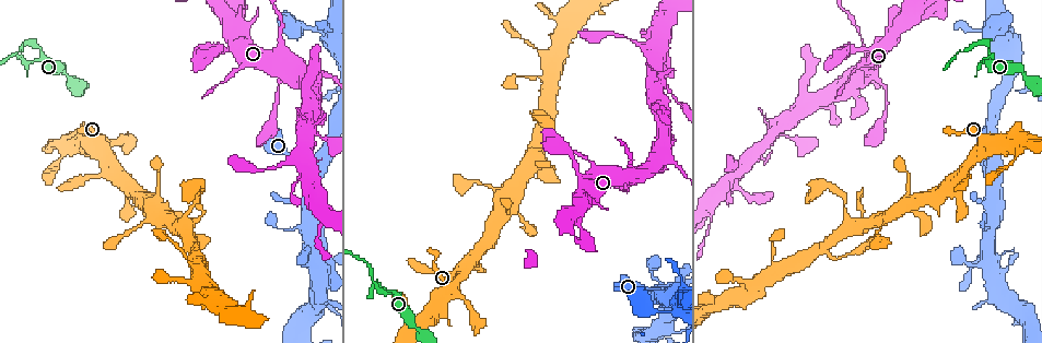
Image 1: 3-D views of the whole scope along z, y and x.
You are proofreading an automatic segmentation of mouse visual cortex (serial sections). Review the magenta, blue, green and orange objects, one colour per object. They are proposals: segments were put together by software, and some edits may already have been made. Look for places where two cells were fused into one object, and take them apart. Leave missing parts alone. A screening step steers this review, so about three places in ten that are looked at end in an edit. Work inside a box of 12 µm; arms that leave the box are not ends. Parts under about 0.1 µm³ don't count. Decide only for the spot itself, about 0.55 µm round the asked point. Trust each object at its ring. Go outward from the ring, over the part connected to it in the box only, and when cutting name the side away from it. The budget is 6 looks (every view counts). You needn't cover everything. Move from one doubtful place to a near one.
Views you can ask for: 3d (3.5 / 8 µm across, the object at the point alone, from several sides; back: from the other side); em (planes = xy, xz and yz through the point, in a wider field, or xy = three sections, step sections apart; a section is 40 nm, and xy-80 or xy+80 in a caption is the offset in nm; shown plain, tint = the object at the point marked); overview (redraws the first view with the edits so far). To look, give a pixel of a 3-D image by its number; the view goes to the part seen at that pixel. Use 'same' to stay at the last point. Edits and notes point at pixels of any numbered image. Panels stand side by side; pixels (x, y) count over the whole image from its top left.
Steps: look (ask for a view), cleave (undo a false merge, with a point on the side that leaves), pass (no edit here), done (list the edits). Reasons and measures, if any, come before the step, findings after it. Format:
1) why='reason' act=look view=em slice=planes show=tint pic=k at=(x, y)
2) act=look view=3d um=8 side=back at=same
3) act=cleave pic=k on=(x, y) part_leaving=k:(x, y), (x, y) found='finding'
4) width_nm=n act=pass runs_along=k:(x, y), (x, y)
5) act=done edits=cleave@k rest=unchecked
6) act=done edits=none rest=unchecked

why='four arms meet' act=look view=3d um=3.5 pic=1 at=(874, 74)

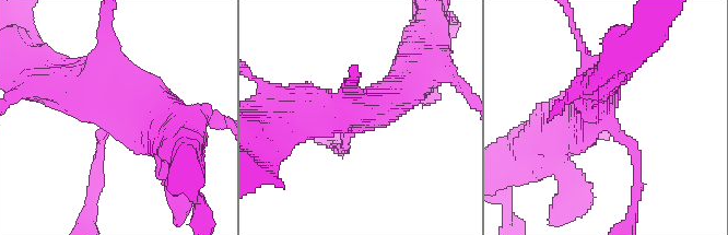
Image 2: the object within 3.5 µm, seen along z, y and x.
arms=4 arm_widths_nm=100,150,500,600 why='shape alone is not enough' act=look view=em slice=xy step=1 show=tint pic=2 at=(603, 117)

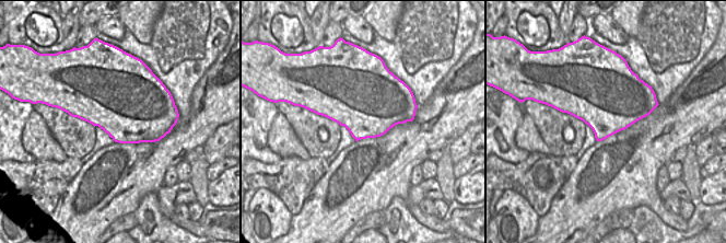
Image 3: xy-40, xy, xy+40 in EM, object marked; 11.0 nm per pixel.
act=pass runs_along=2:(296, 116), (371, 110), (418, 68) found='continuous, no second cell'

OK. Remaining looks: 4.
why='sharp bend' act=look view=3d um=8 pic=1 at=(321, 32)

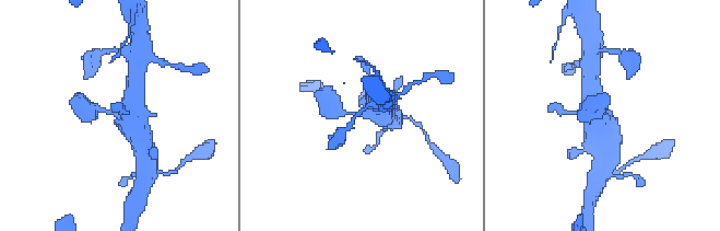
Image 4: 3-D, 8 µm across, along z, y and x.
why='zoom in' act=look view=3d um=3.5 pic=4 at=(118, 116)

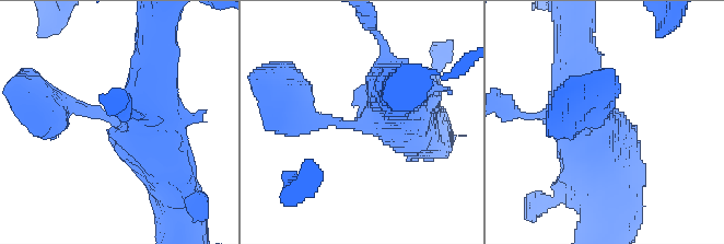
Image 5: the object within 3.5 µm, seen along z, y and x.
act=look view=em slice=xy step=1 show=tint pic=5 at=(362, 123)

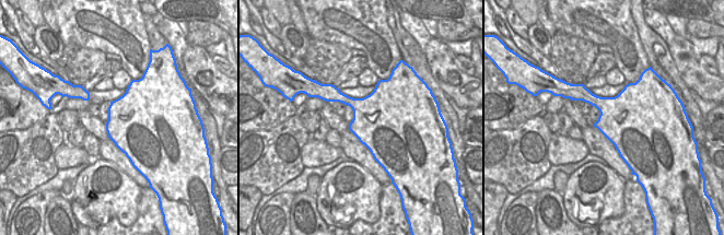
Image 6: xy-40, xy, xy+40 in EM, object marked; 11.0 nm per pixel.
act=pass runs_along=5:(162, 165), (139, 128), (48, 97) found='continuous, no second cell'

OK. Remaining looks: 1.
act=done edits=none rest=unchecked

